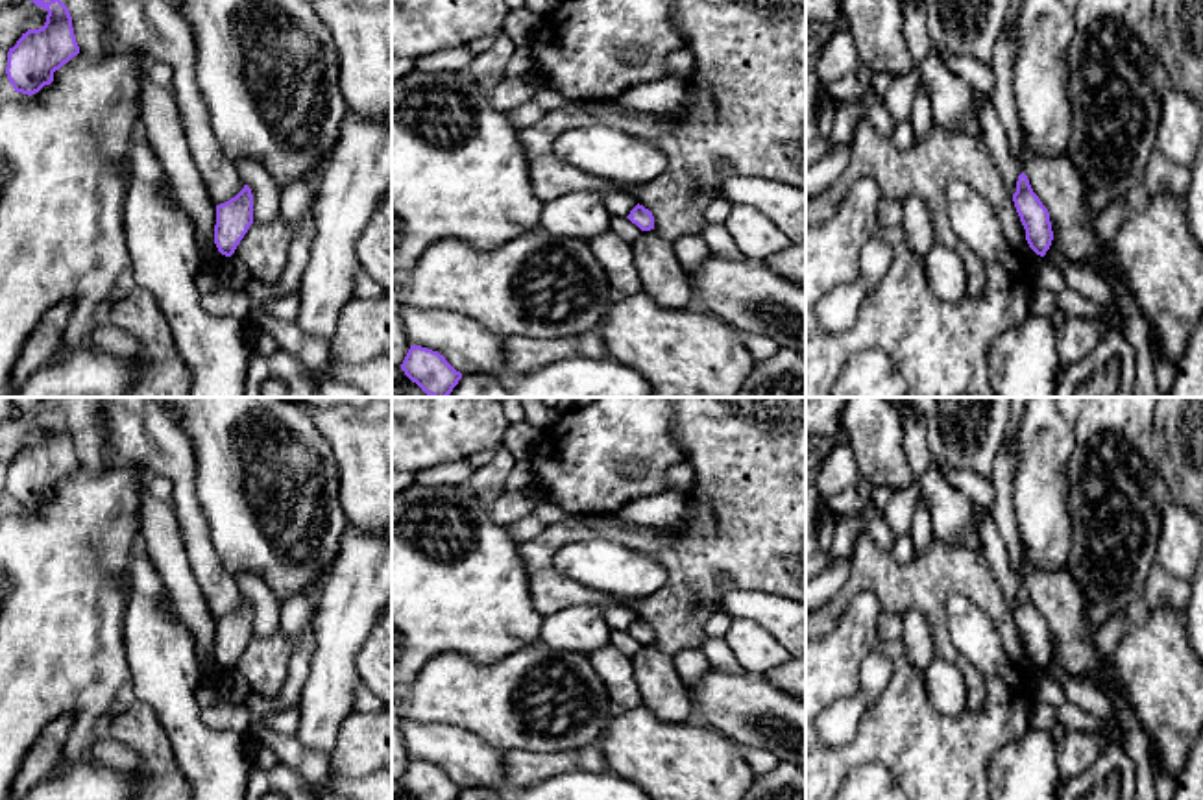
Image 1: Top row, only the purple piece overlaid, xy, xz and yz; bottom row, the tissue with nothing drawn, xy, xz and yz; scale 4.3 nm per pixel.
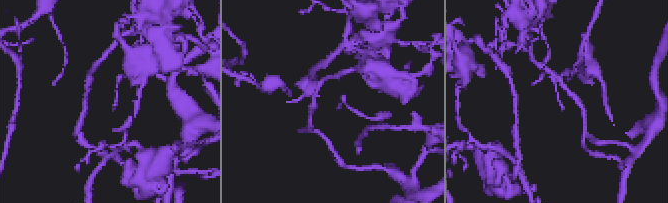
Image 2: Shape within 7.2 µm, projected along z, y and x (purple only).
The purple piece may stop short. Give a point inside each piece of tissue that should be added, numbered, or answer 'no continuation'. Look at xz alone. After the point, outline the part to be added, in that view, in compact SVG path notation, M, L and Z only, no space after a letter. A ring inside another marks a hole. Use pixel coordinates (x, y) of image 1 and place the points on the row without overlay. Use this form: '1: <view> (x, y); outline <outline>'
no continuation

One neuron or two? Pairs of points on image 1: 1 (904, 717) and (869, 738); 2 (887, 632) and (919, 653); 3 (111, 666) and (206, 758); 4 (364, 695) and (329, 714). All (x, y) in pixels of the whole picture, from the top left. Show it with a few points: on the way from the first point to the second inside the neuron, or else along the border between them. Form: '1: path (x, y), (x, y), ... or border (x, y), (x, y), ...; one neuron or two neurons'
1: path (895, 727), (884, 738), (878, 738); one neuron
2: border (902, 614), (902, 634), (899, 638); two neurons
3: border (122, 640), (130, 684); two neurons
4: border (361, 682), (353, 693), (353, 710); two neurons

